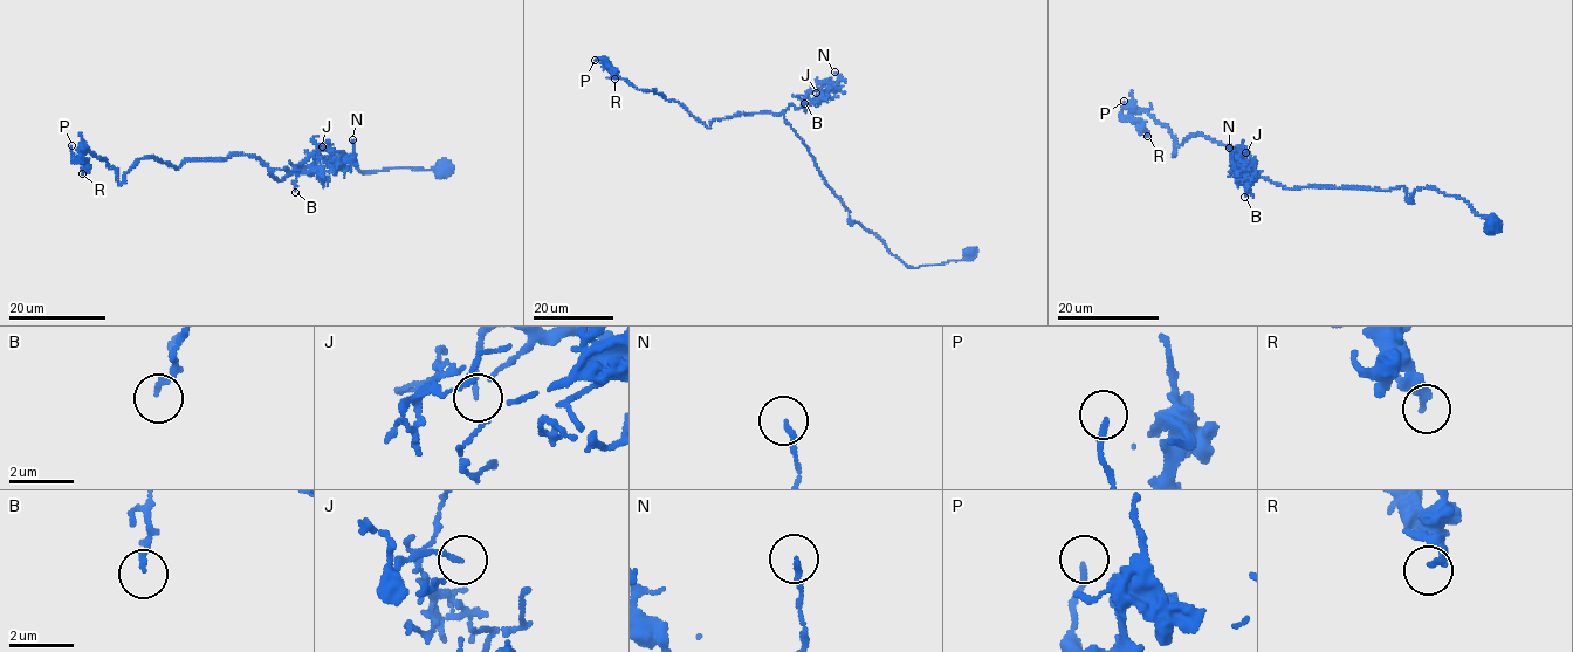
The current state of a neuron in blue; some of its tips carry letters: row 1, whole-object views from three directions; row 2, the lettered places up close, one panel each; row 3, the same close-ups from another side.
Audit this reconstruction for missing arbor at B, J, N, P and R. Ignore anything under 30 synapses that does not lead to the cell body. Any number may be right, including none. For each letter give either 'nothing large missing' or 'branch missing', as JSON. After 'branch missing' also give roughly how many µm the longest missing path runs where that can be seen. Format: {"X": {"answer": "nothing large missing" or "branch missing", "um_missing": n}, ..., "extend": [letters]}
{"B": {"answer": "nothing large missing"}, "J": {"answer": "nothing large missing"}, "N": {"answer": "nothing large missing"}, "P": {"answer": "nothing large missing"}, "R": {"answer": "nothing large missing"}, "extend": []}

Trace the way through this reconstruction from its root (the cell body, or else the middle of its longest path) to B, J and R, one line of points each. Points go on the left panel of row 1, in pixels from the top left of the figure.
B: (441, 172), (362, 172), (339, 155), (313, 172), (315, 160), (283, 179), (269, 173), (292, 171), (295, 192)
J: (441, 172), (362, 172), (339, 155), (313, 172), (315, 160), (283, 179), (269, 173), (342, 158), (322, 146)
R: (441, 172), (338, 155), (279, 180), (254, 156), (153, 157), (122, 183), (88, 151), (82, 173)

